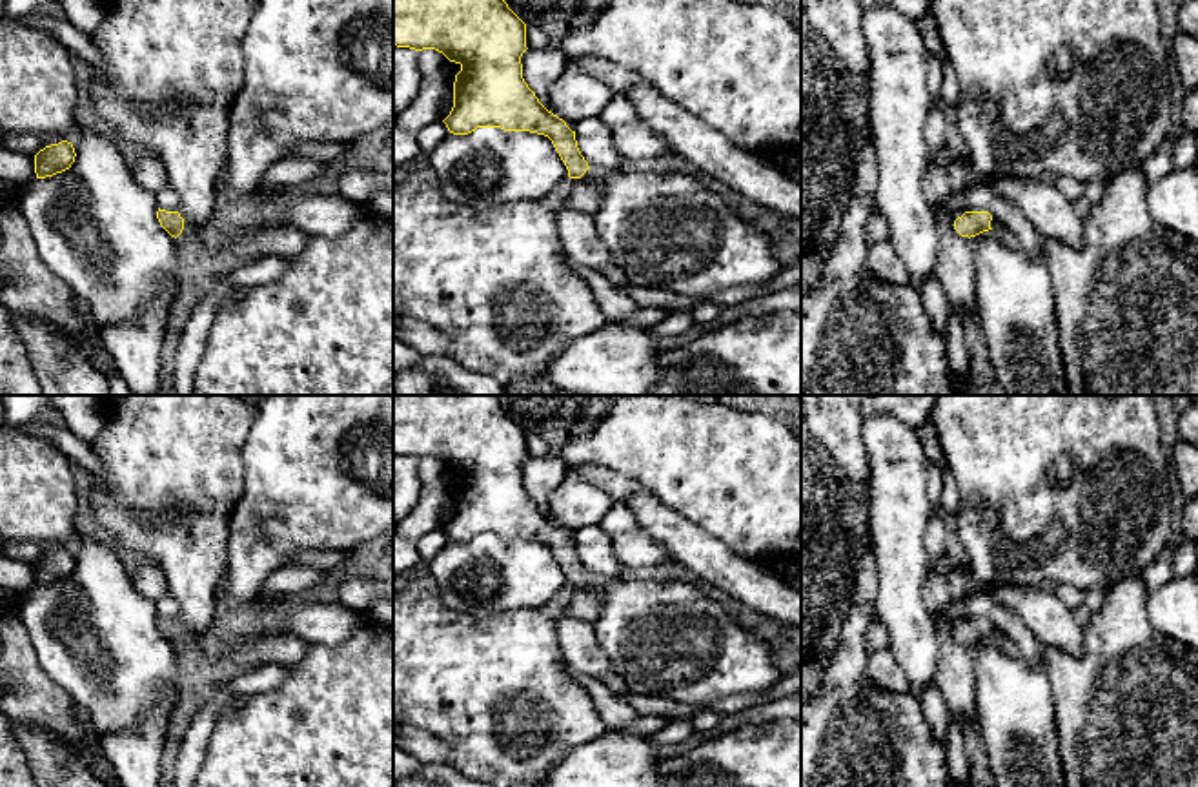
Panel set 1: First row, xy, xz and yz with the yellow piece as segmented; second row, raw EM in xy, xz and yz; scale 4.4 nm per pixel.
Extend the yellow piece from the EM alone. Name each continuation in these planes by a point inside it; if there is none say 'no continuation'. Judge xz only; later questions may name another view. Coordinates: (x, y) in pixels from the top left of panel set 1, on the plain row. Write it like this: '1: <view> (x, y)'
1: xz (667, 638)

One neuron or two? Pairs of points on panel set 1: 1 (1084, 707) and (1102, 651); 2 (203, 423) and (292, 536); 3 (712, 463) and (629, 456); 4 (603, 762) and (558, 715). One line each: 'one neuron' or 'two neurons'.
1: one neuron
2: two neurons
3: one neuron
4: two neurons

